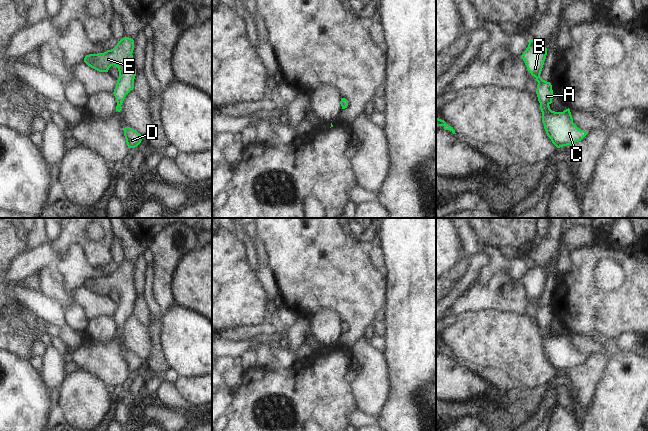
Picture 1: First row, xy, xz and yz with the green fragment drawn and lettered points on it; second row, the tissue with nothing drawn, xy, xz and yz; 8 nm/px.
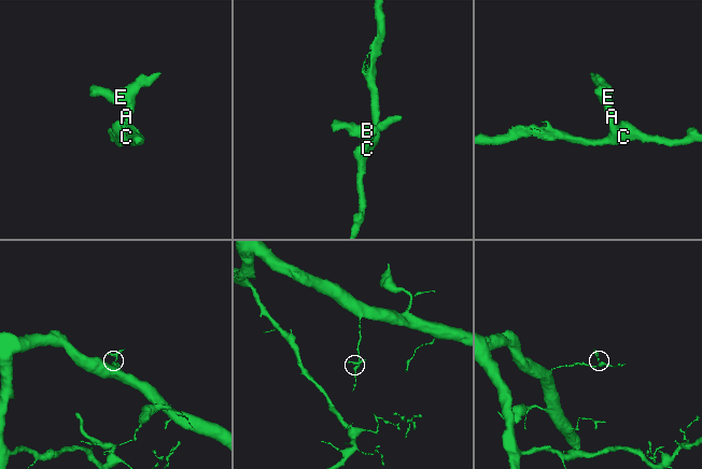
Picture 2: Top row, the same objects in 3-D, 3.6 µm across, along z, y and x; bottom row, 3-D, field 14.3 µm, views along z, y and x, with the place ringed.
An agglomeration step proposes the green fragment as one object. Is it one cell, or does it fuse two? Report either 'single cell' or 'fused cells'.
single cell

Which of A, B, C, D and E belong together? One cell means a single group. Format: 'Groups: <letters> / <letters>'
Groups: A B C D E

